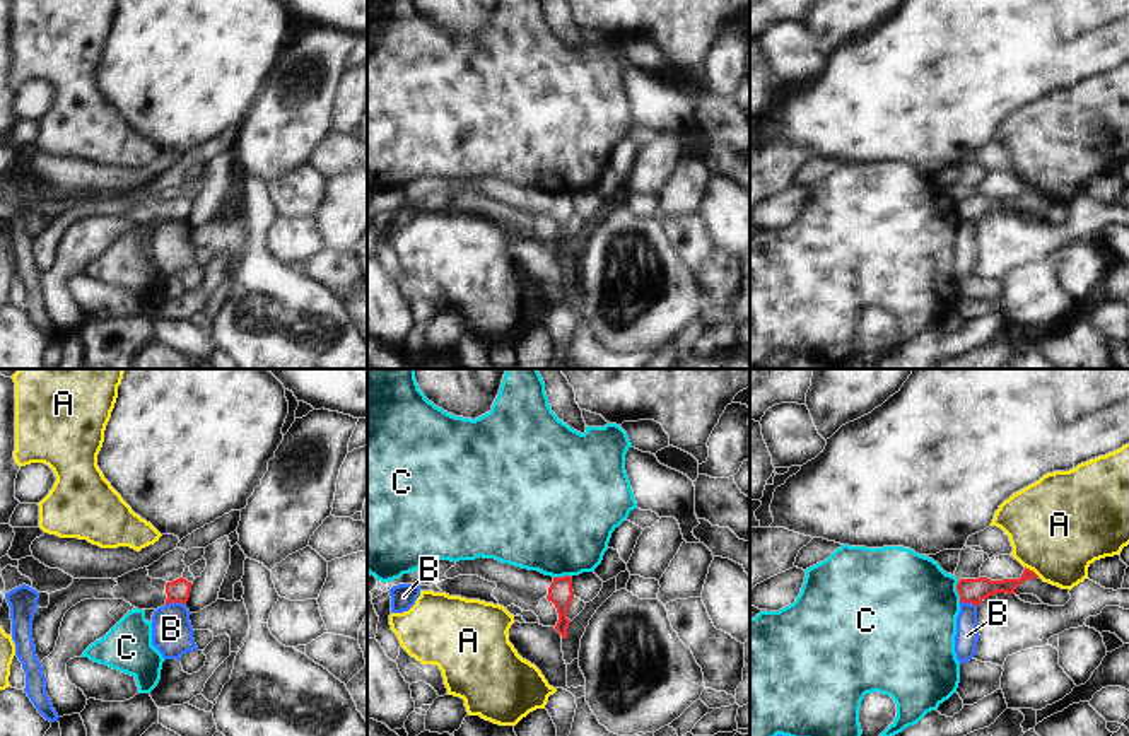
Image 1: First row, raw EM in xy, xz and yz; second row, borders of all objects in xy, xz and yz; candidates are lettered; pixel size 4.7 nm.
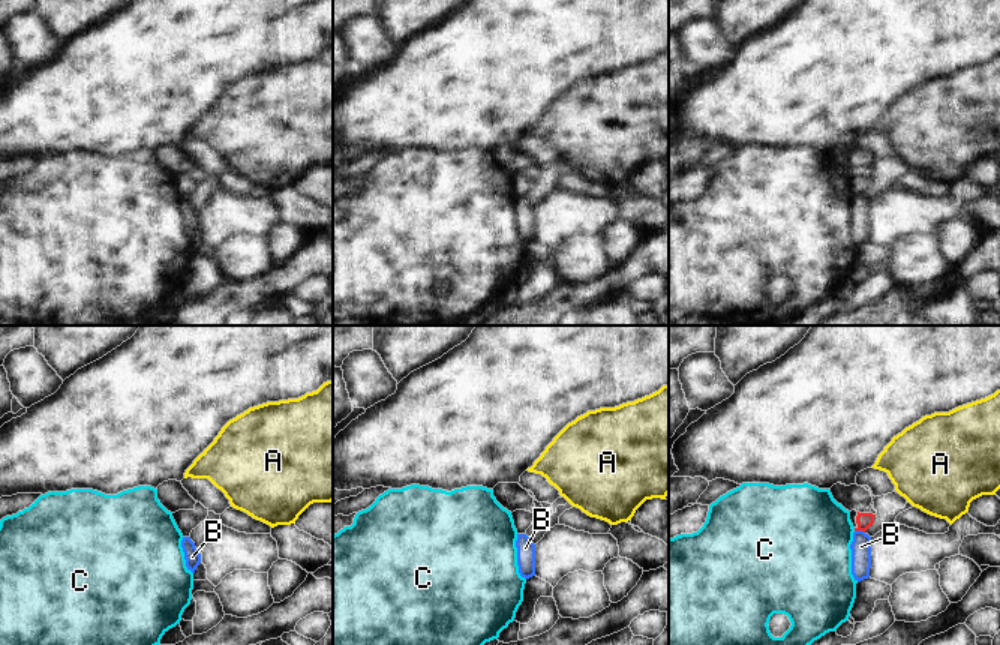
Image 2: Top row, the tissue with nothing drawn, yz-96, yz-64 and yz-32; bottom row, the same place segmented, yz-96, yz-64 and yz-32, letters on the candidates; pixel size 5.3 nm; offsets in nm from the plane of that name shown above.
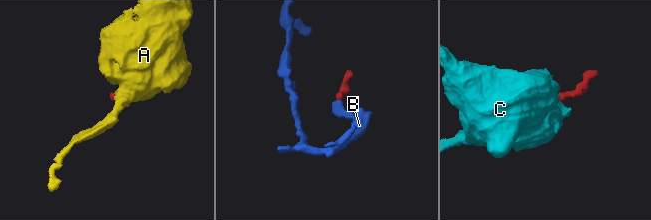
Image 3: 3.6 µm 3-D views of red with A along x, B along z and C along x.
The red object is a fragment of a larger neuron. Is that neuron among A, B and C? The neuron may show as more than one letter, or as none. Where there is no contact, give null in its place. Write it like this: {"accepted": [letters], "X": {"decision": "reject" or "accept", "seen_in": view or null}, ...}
{"accepted": [], "A": {"decision": "reject", "seen_in": "yz"}, "B": {"decision": "reject", "seen_in": "xy"}, "C": {"decision": "reject", "seen_in": "yz"}}

